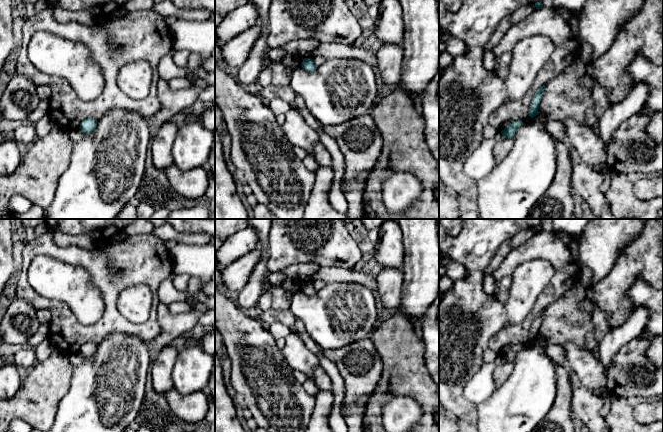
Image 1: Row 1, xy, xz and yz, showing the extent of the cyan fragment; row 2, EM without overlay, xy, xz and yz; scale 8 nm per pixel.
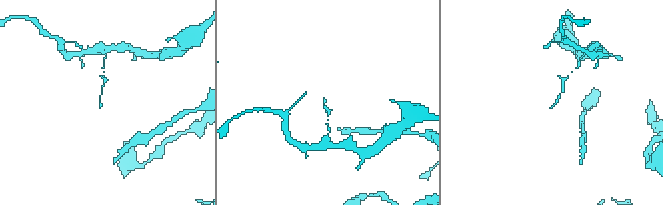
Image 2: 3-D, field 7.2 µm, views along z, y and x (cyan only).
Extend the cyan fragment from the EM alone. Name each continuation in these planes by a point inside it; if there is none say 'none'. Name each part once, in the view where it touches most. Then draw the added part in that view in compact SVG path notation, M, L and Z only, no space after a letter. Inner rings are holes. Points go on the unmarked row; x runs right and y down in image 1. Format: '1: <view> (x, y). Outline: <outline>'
none

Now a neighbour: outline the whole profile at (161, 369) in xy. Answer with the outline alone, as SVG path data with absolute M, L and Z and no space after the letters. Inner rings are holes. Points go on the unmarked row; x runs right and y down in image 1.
M176 343L163 347L150 367L154 390L164 395L173 387L172 372L178 359L180 346Z

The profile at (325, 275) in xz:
M321 266L312 277L304 282L312 283L316 290L320 290L331 283L357 283L366 286L375 293L377 291L377 283L374 277L338 266Z

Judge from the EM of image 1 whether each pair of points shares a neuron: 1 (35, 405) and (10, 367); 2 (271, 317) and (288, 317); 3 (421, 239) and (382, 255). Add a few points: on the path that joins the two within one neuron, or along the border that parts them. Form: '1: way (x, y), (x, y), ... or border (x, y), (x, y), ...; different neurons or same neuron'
1: border (22, 381), (21, 387), (10, 398); different neurons
2: way (275, 317), (284, 317); same neuron
3: border (400, 229), (404, 251), (402, 267); different neurons

